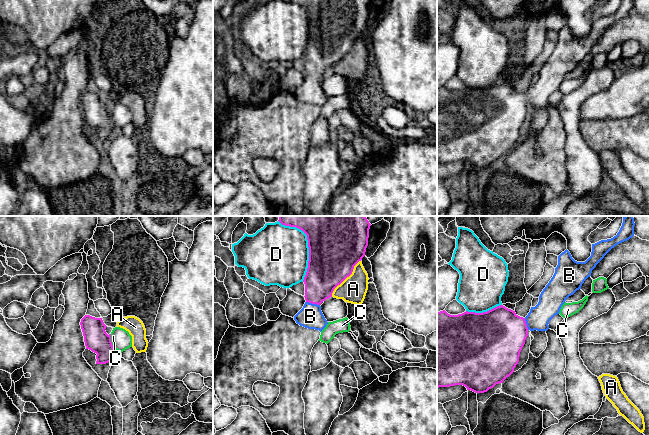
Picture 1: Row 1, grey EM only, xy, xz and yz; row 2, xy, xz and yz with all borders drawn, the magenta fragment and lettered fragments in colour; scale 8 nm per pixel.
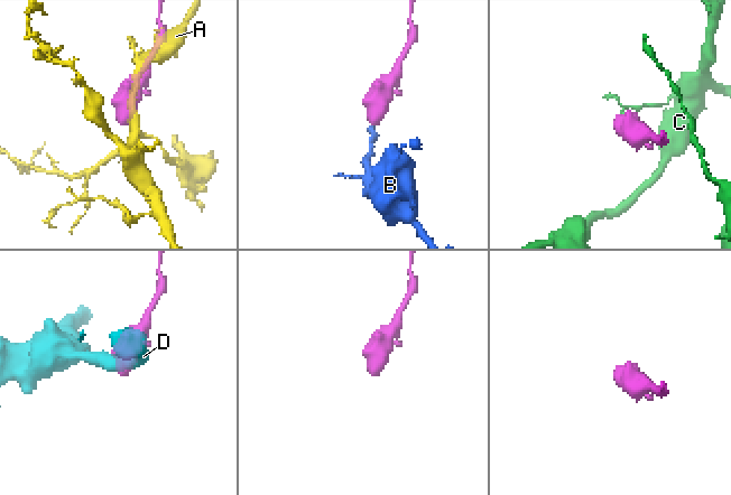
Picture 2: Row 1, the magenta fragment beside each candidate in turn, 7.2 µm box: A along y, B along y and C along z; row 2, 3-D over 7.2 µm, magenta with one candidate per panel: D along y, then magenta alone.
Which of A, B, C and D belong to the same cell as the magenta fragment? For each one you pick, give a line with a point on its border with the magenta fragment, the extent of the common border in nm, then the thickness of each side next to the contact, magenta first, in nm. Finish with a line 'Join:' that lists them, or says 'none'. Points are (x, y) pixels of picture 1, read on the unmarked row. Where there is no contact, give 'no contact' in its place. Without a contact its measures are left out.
B: xz (313, 79) | 120 nm | 280/190 nm
Join: B

